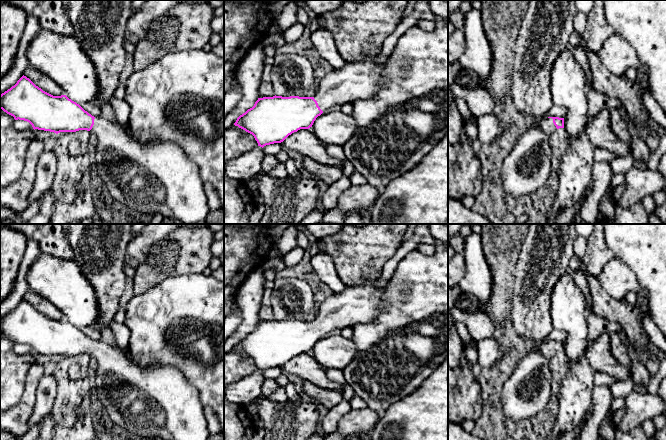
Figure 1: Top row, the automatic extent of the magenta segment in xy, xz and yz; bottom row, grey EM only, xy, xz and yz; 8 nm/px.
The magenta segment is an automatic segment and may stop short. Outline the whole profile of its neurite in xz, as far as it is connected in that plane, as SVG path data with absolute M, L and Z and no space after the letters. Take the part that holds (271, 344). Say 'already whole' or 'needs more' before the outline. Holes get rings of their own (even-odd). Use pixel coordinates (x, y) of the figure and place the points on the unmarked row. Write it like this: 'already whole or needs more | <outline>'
needs more | M365 278L358 285L346 285L341 292L333 293L318 306L318 312L313 321L275 319L258 322L252 332L237 342L234 349L252 358L258 370L262 372L266 369L281 367L292 357L312 351L318 340L331 334L335 329L341 330L345 327L372 322L382 308L385 289L390 284L389 281L383 288L379 289L379 278L374 280Z

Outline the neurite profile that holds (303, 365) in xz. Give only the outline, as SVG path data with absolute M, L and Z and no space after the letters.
M300 353L281 366L283 373L292 373L324 389L343 391L343 385L330 380L322 367L309 353Z

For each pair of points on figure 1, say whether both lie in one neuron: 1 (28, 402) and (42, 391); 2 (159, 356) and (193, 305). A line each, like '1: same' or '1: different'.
1: different
2: same

